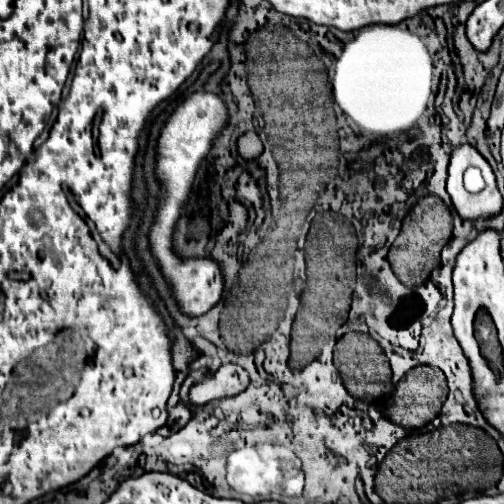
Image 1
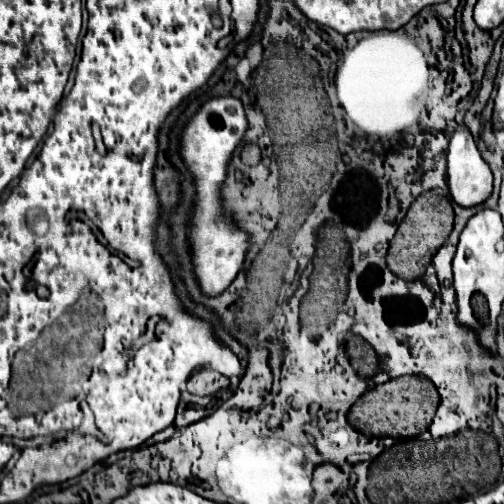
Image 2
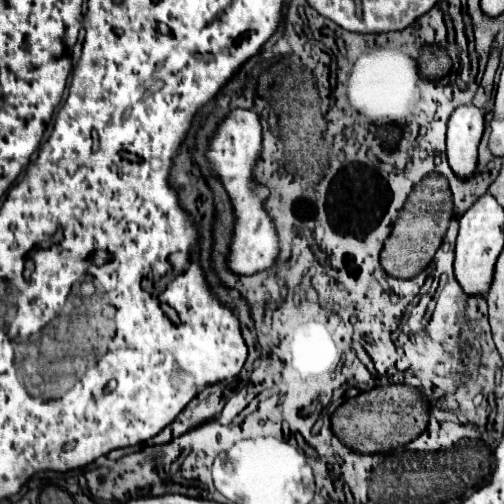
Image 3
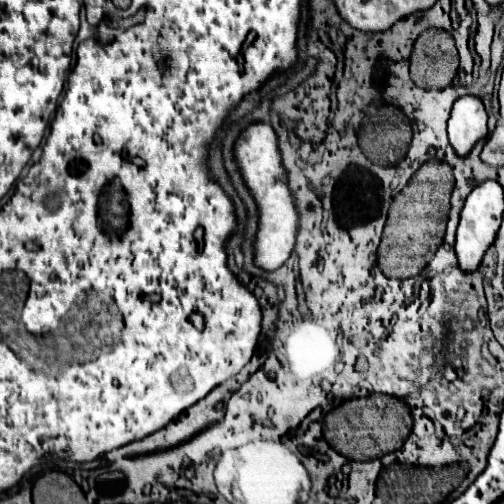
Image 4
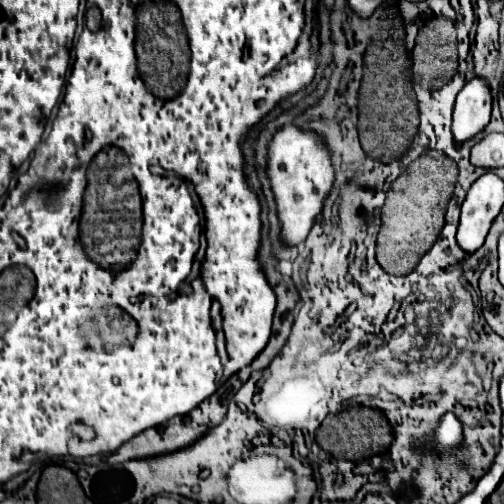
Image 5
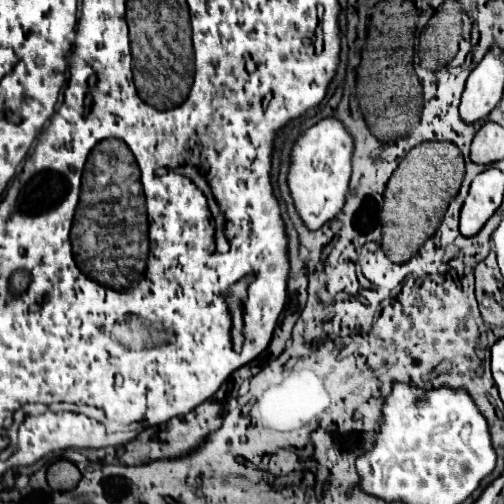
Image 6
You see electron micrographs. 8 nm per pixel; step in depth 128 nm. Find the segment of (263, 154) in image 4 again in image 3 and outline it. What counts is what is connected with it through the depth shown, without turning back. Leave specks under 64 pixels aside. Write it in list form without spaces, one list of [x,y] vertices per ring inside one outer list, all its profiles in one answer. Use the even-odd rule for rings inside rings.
[[[234,110],[216,130],[210,148],[208,160],[228,190],[234,212],[236,212],[236,230],[232,236],[228,264],[236,274],[256,274],[272,268],[280,254],[280,238],[276,224],[268,210],[264,210],[264,200],[268,200],[268,188],[254,178],[254,168],[262,152],[262,124],[260,116],[252,110]]]

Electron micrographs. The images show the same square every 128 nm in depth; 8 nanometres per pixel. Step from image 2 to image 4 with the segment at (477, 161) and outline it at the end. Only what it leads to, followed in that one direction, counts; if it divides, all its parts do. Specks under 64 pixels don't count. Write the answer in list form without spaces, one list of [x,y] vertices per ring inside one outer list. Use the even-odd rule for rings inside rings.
[[[466,94],[454,102],[448,120],[448,138],[456,154],[460,156],[468,154],[478,140],[486,138],[488,134],[486,122],[488,114],[484,110],[480,96]]]

